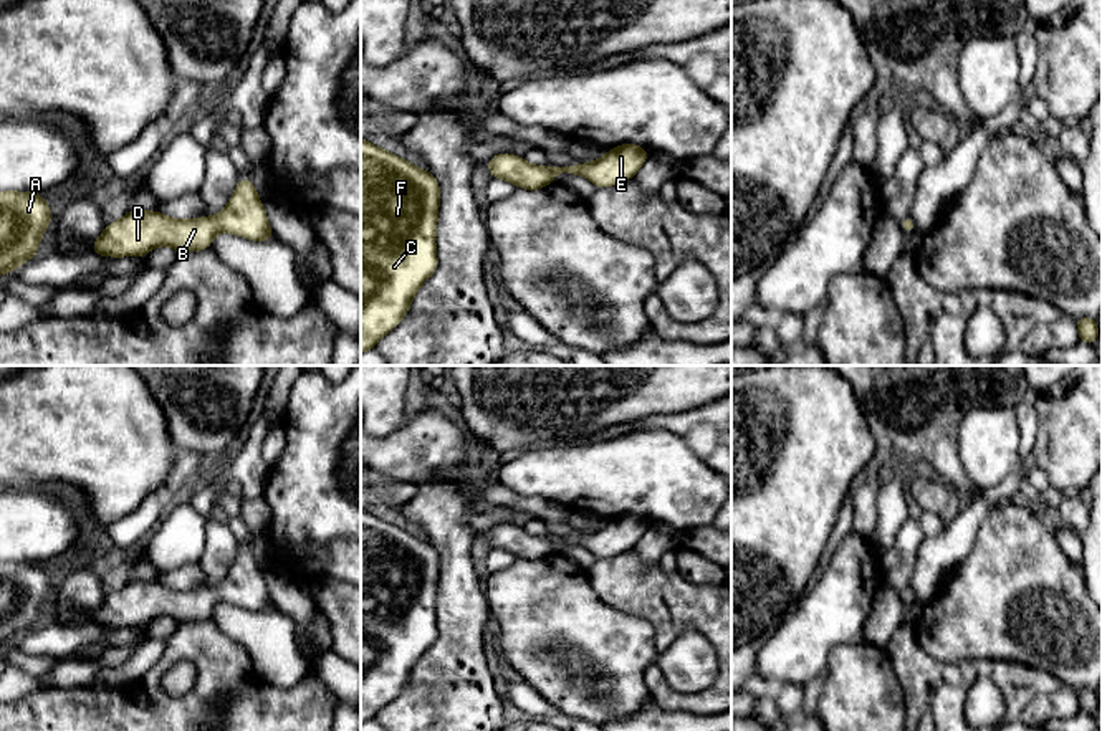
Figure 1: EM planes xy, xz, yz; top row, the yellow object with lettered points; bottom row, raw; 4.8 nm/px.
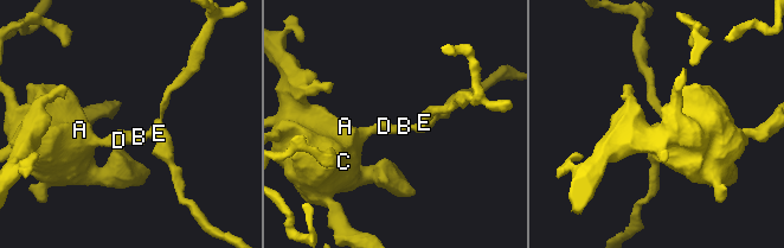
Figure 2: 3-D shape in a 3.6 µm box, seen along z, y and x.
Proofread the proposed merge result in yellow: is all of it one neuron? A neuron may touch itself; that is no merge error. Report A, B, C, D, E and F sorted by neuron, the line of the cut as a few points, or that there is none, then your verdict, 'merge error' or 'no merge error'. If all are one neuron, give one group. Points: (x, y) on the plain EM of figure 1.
groups A B C D E F; cut none; no merge error

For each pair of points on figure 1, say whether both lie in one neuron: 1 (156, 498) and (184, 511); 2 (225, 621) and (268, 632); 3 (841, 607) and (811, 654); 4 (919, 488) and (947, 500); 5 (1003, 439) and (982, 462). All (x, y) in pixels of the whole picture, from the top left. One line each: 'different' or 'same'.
1: different
2: same
3: same
4: same
5: same

